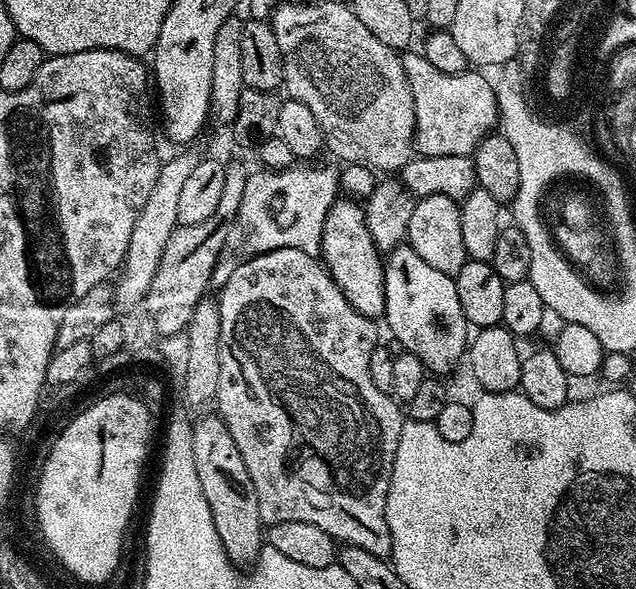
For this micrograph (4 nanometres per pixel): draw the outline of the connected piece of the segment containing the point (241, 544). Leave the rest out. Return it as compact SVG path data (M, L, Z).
M219 414L204 416L192 427L192 445L194 446L194 467L198 470L198 483L202 486L202 494L206 494L206 502L210 506L210 518L214 518L214 528L218 530L218 538L226 550L226 554L237 566L255 565L262 547L262 521L258 514L258 494L254 494L254 482L250 482L250 474L246 470L246 462L242 462L242 453L234 443L234 437L225 426Z

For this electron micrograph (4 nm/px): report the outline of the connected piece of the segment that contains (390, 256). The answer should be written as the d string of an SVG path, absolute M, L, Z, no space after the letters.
M399 244L393 252L387 253L384 265L384 315L392 336L403 351L414 354L432 374L445 374L456 363L465 359L470 343L470 325L466 314L462 314L462 302L458 302L456 281L442 270L434 270L412 249L411 244Z

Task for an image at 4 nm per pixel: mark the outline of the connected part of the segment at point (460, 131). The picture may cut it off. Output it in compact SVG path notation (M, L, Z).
M405 51L402 59L404 73L408 76L410 90L414 94L415 151L421 156L472 156L477 146L484 141L484 137L489 135L498 124L496 90L493 81L479 76L476 73L479 71L476 70L469 70L462 74L442 74L442 70L434 70L434 66L430 66L430 62L426 62L426 58L419 51L412 51Z

